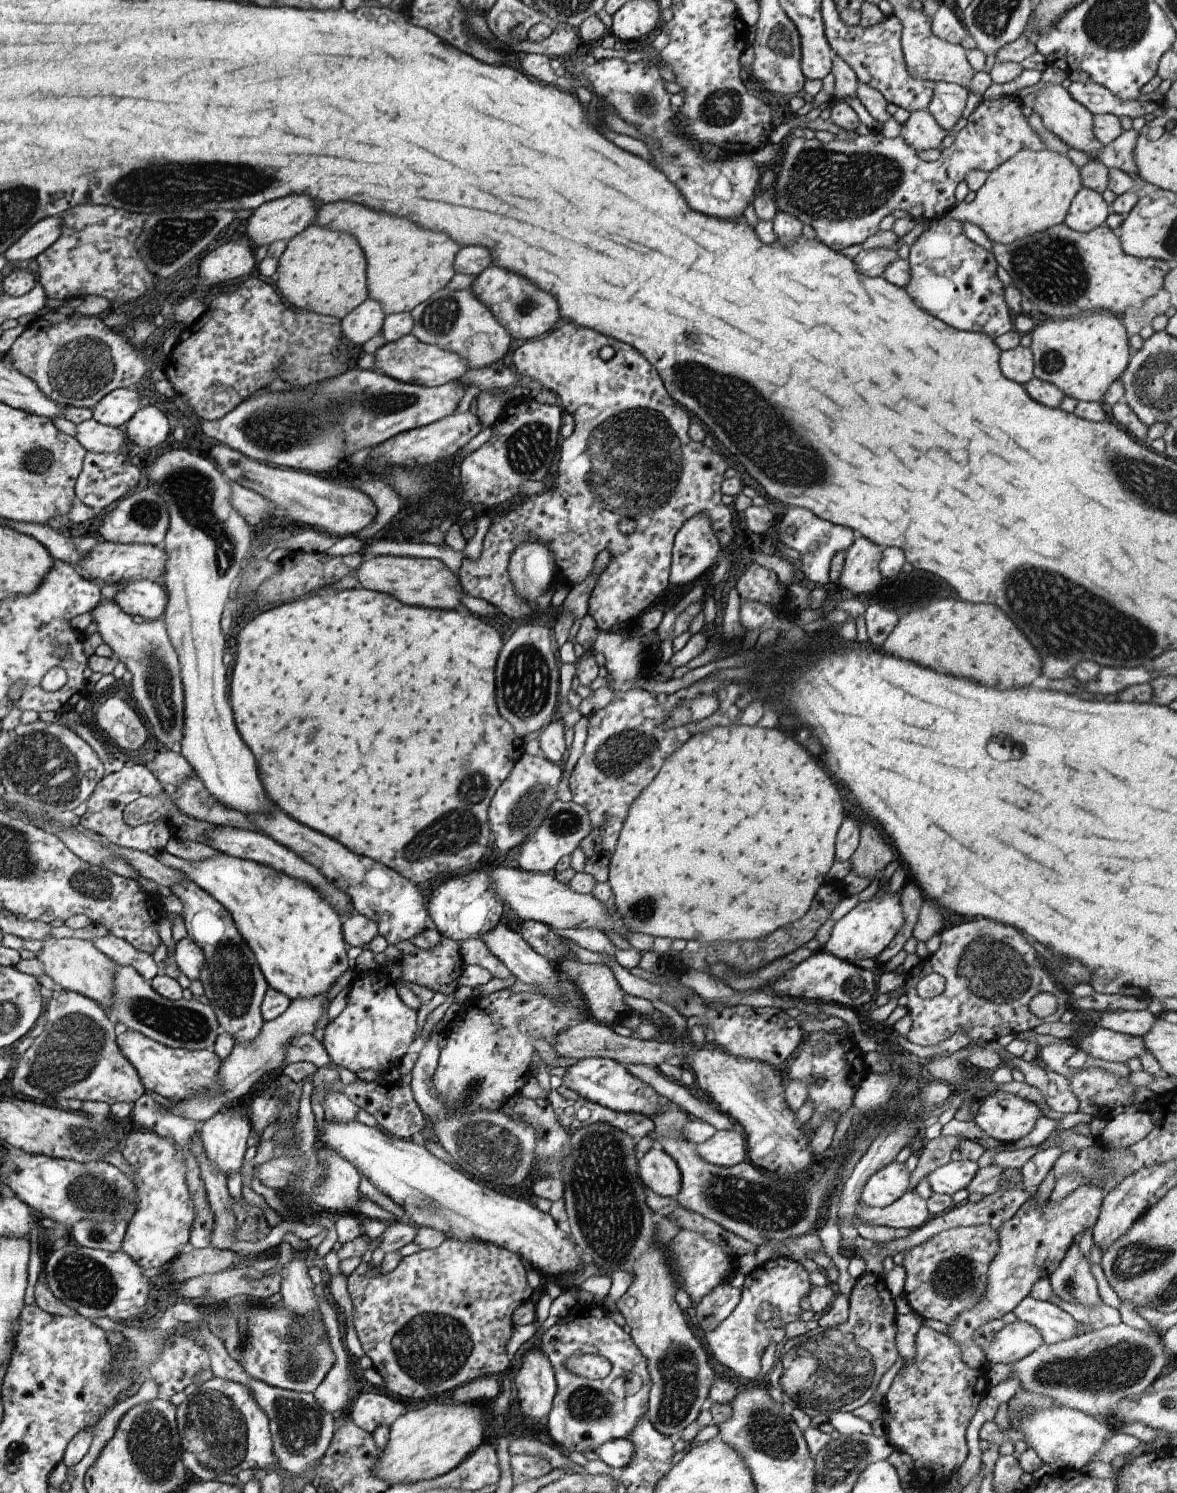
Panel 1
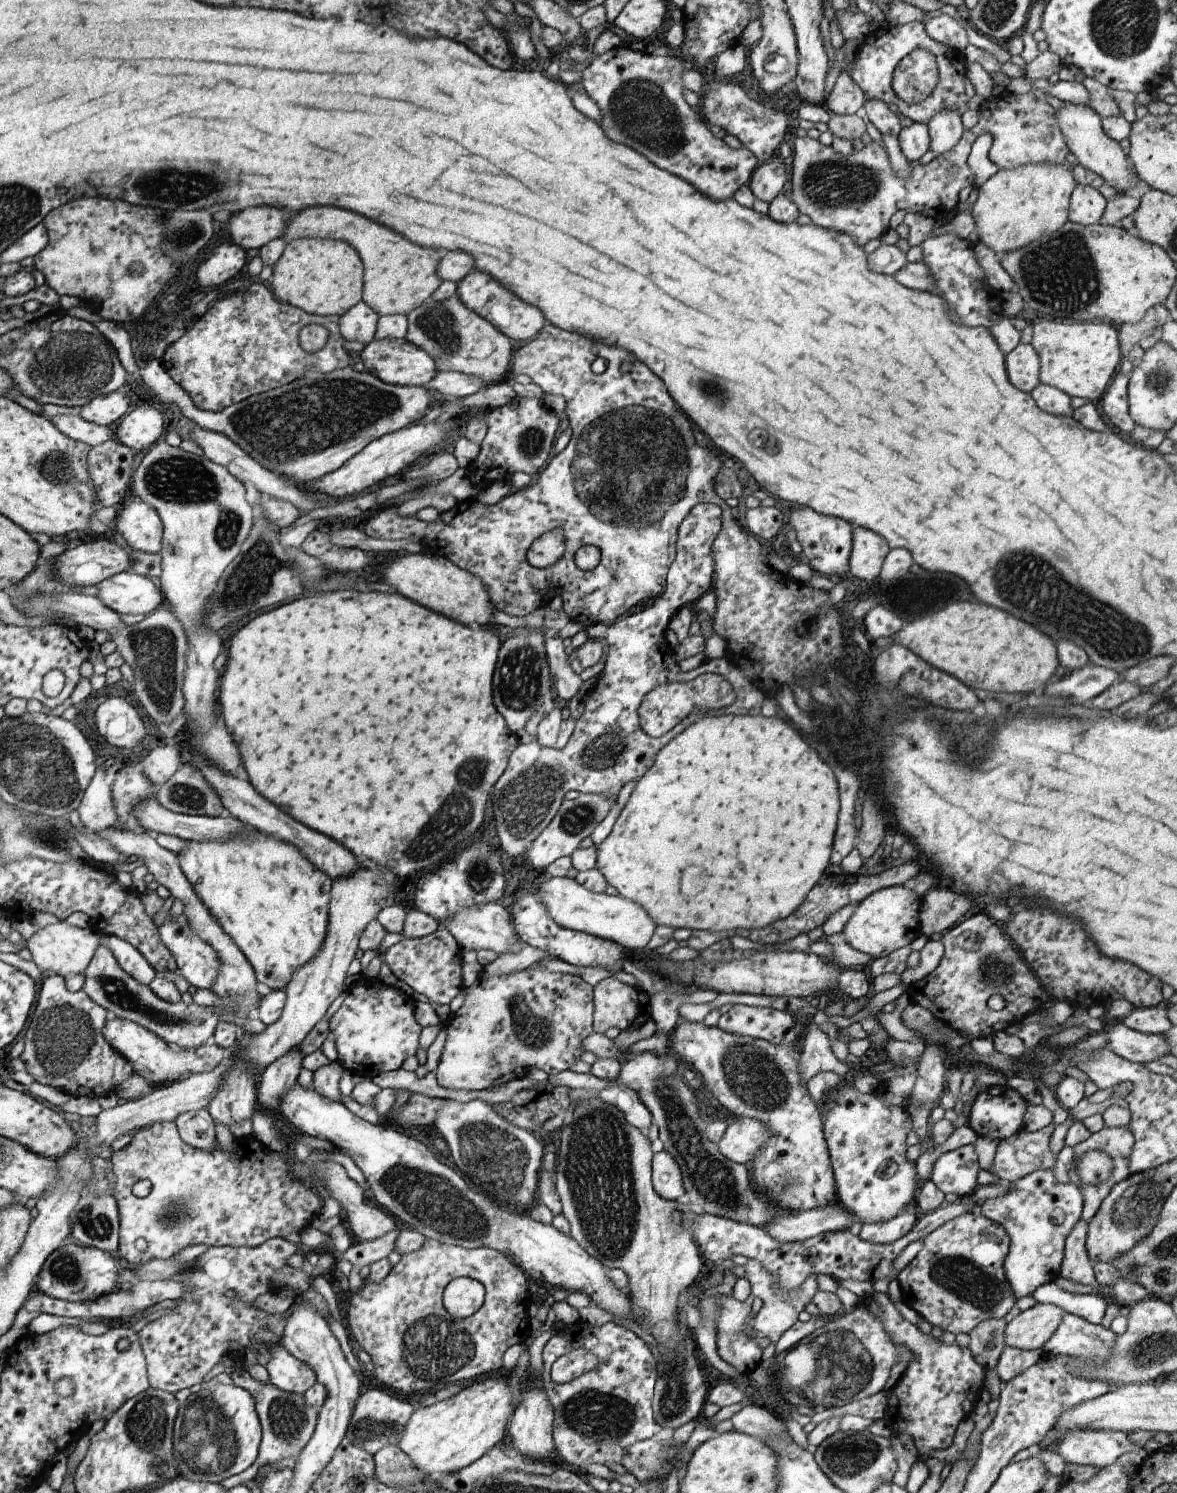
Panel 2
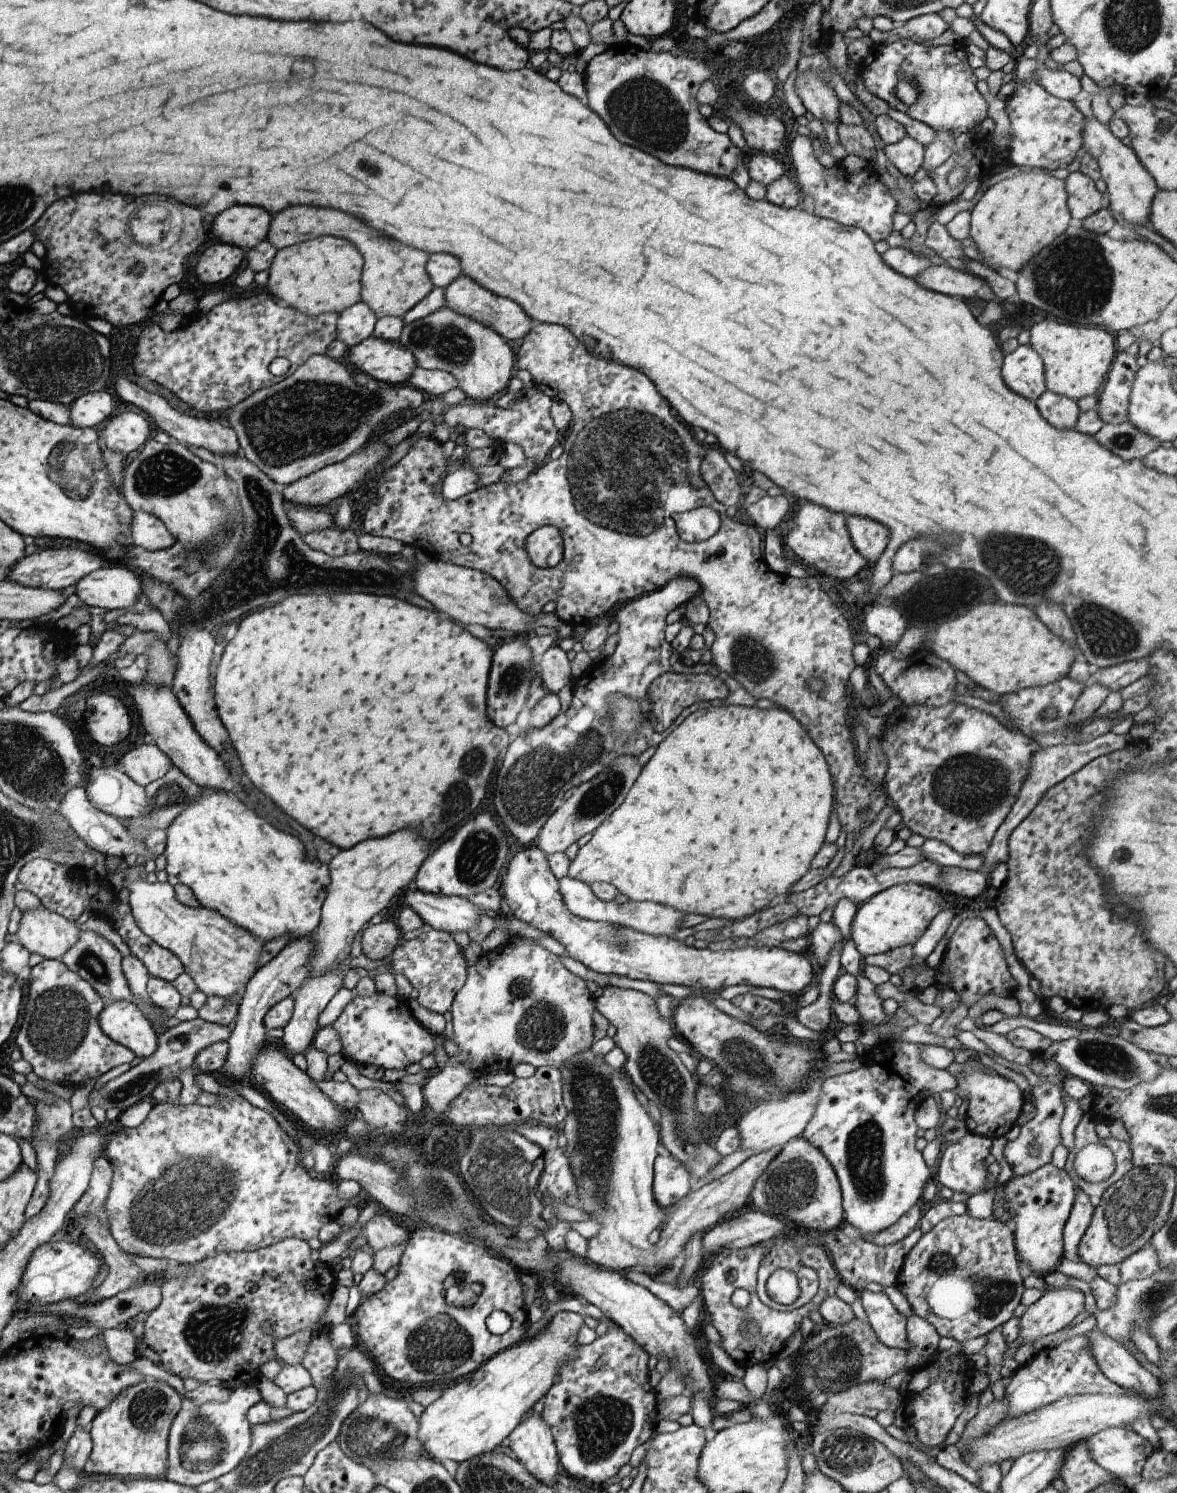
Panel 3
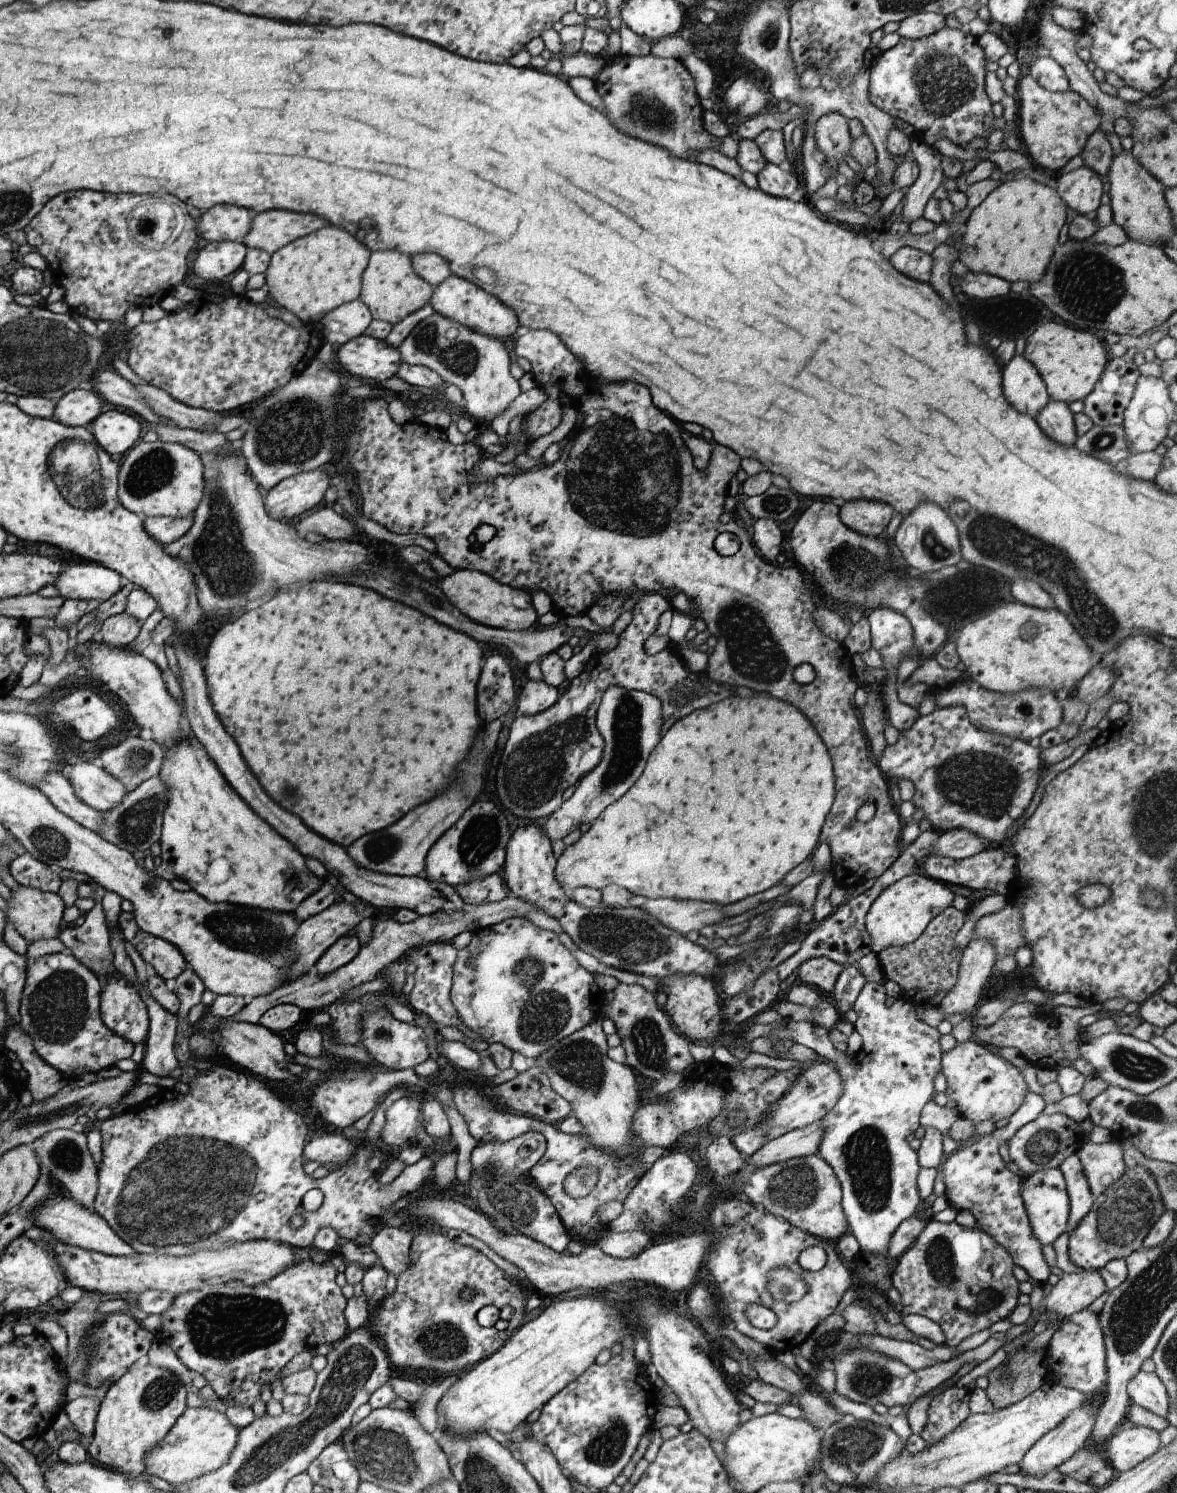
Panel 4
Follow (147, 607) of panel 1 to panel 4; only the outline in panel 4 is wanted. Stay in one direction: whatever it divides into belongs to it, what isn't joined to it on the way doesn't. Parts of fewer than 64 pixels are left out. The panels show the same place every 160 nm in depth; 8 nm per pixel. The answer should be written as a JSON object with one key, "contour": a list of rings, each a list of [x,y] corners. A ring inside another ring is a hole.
{"contour":[[[80,562],[68,565],[53,586],[64,599],[106,601],[120,592],[124,583],[122,576],[110,568]]]}

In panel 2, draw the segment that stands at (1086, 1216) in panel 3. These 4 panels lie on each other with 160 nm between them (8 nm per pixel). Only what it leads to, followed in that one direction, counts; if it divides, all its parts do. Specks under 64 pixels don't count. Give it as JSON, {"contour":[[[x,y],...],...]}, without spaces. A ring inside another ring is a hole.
{"contour":[[[1083,1219],[1072,1228],[1065,1242],[1065,1254],[1061,1265],[1060,1278],[1067,1279],[1076,1284],[1093,1286],[1097,1281],[1093,1270],[1092,1260],[1088,1258],[1086,1249],[1087,1229]]]}

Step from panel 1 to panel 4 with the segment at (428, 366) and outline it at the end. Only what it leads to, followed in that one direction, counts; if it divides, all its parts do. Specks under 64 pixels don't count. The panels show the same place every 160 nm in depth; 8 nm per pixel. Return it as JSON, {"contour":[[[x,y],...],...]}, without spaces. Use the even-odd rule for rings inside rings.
{"contour":[[[368,335],[354,337],[336,347],[338,362],[346,372],[377,386],[380,381],[398,374],[402,366],[399,349]]]}

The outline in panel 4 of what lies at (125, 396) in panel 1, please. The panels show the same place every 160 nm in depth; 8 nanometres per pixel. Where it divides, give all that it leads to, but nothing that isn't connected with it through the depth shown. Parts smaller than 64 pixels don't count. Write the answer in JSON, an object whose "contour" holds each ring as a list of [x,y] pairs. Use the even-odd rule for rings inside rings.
{"contour":[[[76,389],[54,406],[54,419],[68,427],[87,427],[100,416],[102,402],[92,389]]]}

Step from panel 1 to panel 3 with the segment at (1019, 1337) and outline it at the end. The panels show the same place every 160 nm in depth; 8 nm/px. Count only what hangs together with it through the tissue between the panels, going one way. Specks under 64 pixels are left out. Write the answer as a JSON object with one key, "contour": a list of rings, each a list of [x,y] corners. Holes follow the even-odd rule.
{"contour":[[[1050,1287],[1020,1318],[1022,1344],[1018,1348],[1068,1327],[1084,1303],[1084,1294],[1075,1287]]]}

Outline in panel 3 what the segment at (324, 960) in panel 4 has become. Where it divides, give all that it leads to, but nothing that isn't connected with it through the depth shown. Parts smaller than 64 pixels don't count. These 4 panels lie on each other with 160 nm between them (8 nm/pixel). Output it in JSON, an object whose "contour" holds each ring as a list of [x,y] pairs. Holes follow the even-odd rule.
{"contour":[[[359,954],[348,956],[348,960],[344,960],[340,967],[332,968],[332,972],[326,972],[324,976],[309,978],[301,989],[295,993],[295,1006],[292,1018],[290,1018],[290,1022],[284,1026],[284,1034],[281,1038],[282,1050],[286,1053],[288,1058],[293,1058],[297,1054],[304,1054],[304,1052],[310,1048],[310,1045],[313,1044],[316,1032],[319,1030],[318,1018],[322,1010],[326,1008],[332,1001],[332,998],[336,996],[336,992],[343,986],[340,970],[355,969],[357,967],[363,967],[368,971],[372,968],[372,965],[368,958],[361,957]]]}

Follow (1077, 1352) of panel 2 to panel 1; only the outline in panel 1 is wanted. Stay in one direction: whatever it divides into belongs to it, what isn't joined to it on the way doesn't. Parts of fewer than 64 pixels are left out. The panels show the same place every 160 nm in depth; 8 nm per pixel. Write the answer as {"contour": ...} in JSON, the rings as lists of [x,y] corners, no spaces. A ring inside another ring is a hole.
{"contour":[[[1027,1297],[1013,1311],[1018,1322],[1032,1324],[1047,1345],[1059,1344],[1078,1337],[1080,1323],[1048,1301]]]}

